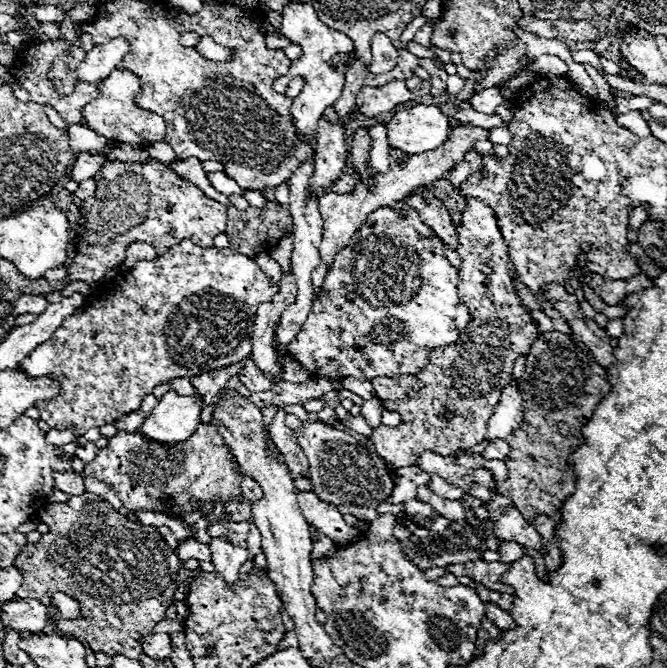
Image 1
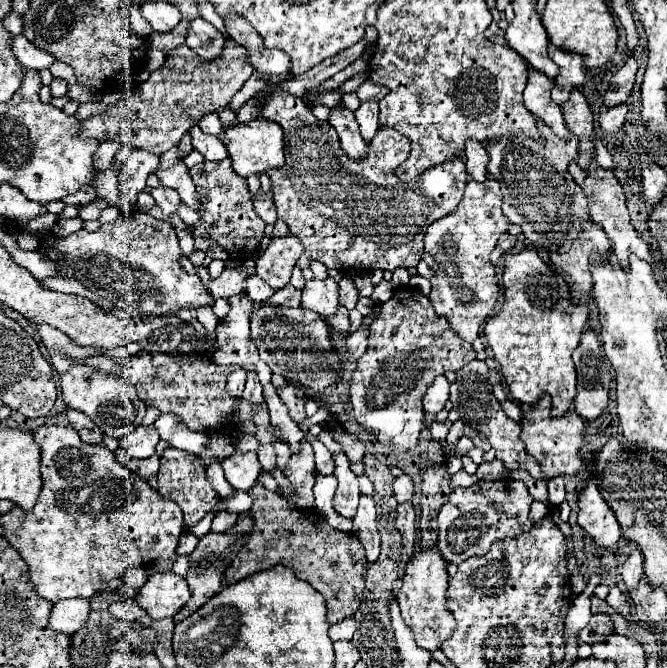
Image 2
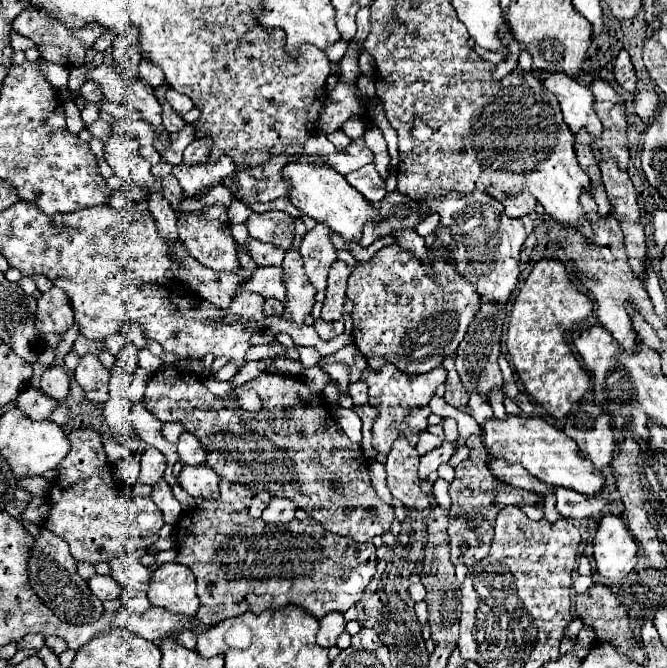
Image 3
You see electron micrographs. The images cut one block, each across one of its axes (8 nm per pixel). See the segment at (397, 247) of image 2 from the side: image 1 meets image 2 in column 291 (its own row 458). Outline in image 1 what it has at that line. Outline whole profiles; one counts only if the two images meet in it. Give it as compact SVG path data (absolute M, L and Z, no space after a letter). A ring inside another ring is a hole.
M200 424L194 436L186 440L186 444L176 444L174 448L166 448L154 444L142 434L118 432L112 438L112 446L100 448L92 462L86 462L82 476L94 476L114 490L118 490L124 508L128 510L152 510L164 512L176 520L186 512L196 512L198 500L214 500L226 502L232 496L240 496L242 476L232 472L232 460L222 436L216 430L216 424Z

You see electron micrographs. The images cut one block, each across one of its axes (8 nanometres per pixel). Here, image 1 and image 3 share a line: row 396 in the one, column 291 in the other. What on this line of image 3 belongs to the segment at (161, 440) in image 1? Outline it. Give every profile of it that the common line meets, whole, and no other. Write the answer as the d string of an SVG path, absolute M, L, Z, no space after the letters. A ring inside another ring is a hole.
M288 162L282 168L282 178L290 186L290 202L316 222L324 222L336 234L340 234L346 242L358 242L362 230L368 222L374 226L378 224L378 210L356 190L352 188L346 178L336 172L332 166L316 166L308 162Z

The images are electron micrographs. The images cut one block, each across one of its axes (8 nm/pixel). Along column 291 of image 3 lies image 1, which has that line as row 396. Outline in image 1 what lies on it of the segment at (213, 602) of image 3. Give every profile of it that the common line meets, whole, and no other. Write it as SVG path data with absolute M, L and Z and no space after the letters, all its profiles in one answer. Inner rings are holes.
M533 310L530 315L542 334L534 340L526 358L526 370L518 380L526 408L526 426L504 438L510 446L510 454L504 458L510 474L508 480L496 484L496 490L504 496L512 496L516 508L532 524L538 514L554 516L560 504L574 492L574 472L560 470L560 466L566 464L570 452L582 444L582 426L590 422L596 406L604 394L610 392L610 382L594 356L576 346L568 334L556 332L544 312Z

